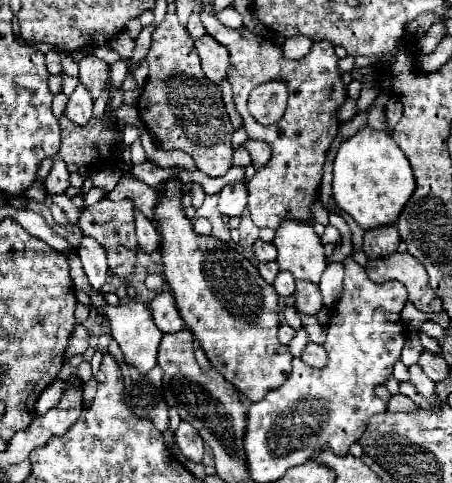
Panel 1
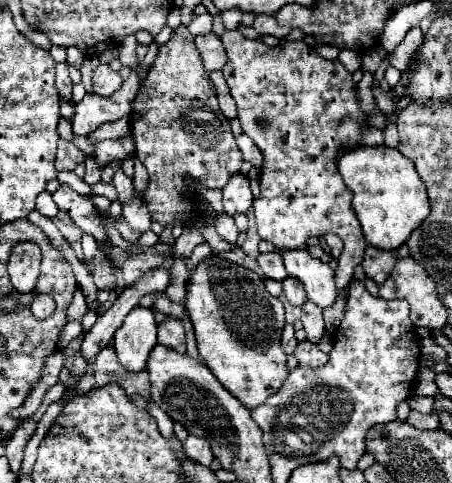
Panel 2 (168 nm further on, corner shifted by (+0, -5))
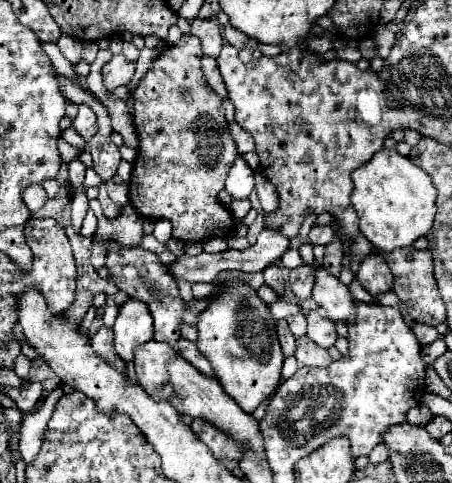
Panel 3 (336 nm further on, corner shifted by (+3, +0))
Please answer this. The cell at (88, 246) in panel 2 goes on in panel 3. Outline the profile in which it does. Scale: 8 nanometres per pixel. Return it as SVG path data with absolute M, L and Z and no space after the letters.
M88 210L88 214L86 214L86 218L84 218L84 224L82 224L80 234L90 238L90 236L94 236L94 232L96 232L96 216L94 216L94 212L92 212L92 210Z

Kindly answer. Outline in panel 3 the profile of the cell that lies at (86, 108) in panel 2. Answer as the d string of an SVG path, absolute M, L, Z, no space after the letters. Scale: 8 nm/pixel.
M78 106L78 116L74 118L74 124L72 126L88 142L98 132L94 110L90 110L90 106Z

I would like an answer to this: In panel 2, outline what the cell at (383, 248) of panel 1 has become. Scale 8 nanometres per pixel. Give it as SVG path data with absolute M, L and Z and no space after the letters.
M367 247L365 259L363 259L363 271L369 279L373 279L377 285L381 285L393 271L397 261L397 253L385 253L377 247Z

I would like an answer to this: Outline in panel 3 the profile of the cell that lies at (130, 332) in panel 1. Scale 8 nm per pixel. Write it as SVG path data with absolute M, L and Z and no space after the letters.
M130 298L118 312L118 318L114 322L114 346L118 356L124 362L134 360L134 348L152 340L154 328L150 310L146 310L144 302L138 302L136 298Z

